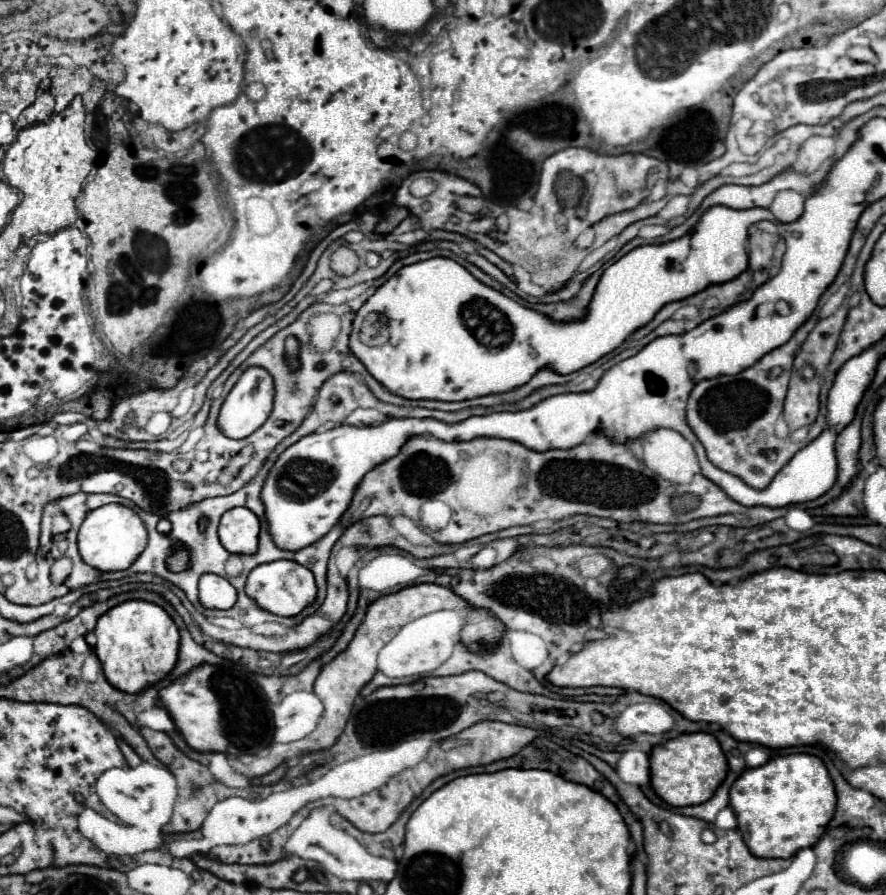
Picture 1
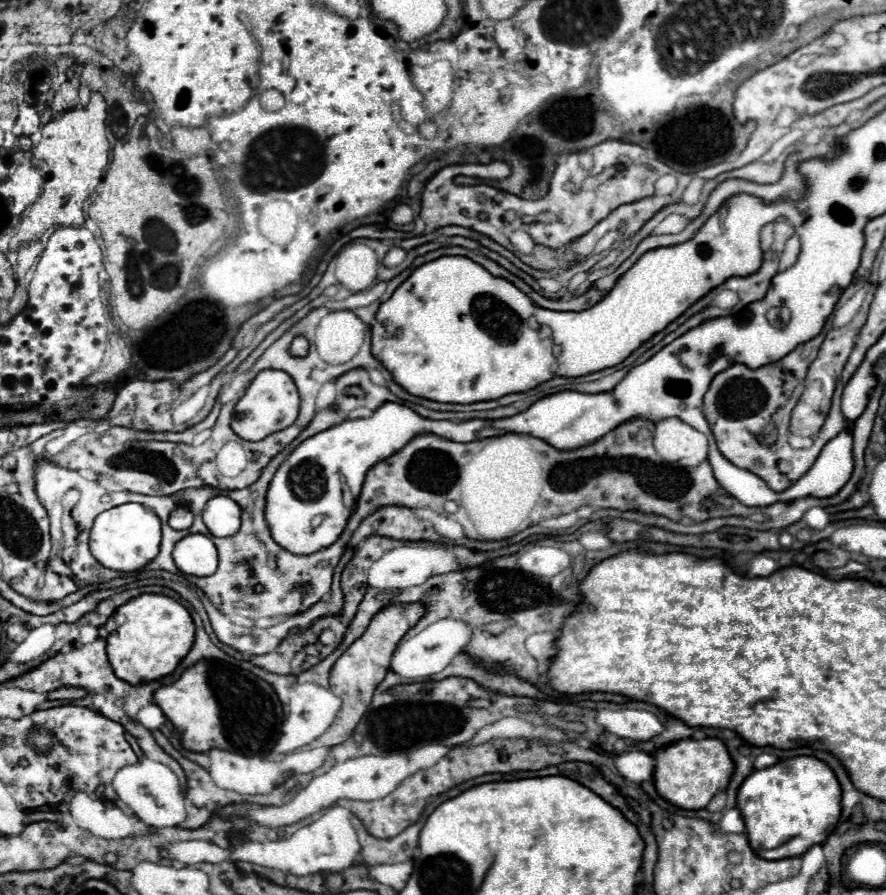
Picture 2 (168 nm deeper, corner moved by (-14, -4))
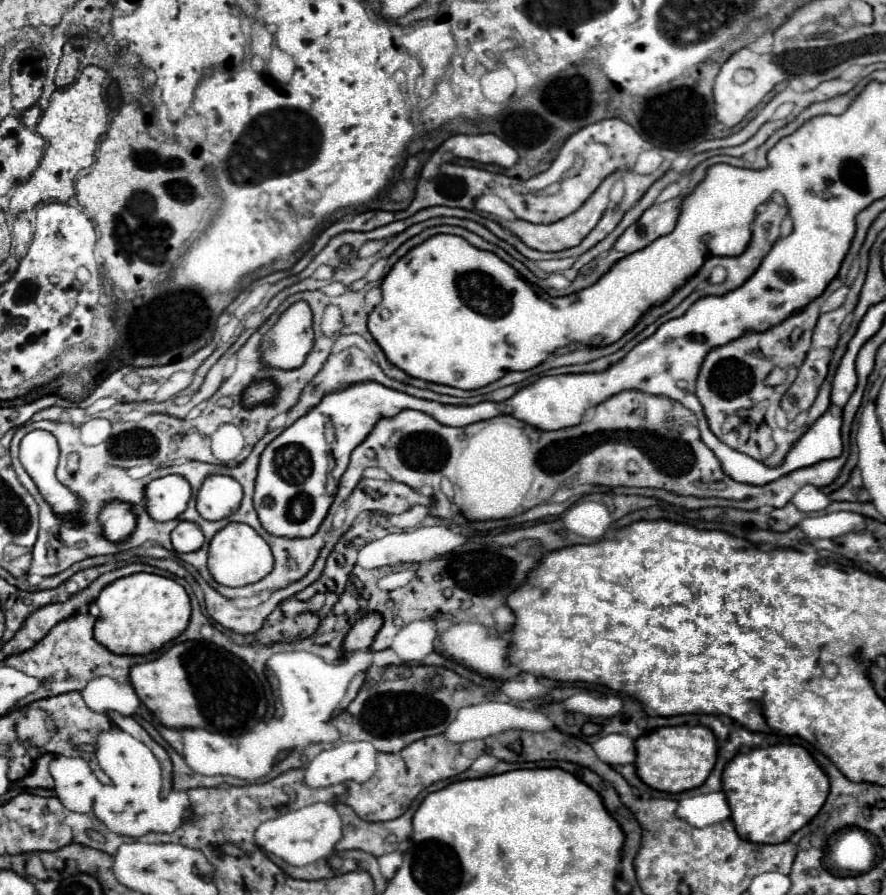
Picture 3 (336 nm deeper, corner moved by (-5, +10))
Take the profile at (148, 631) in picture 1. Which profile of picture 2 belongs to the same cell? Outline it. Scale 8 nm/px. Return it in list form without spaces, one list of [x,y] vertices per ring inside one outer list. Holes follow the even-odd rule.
[[[144,593],[120,605],[106,621],[106,653],[114,673],[132,683],[146,683],[170,675],[176,665],[186,657],[194,643],[194,621],[190,611],[176,599],[166,595]]]

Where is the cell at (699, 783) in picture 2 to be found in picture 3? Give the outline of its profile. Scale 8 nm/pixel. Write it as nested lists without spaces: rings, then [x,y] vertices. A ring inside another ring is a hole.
[[[703,725],[687,727],[659,727],[647,735],[641,735],[635,741],[637,747],[637,775],[647,783],[649,787],[657,791],[665,791],[671,795],[701,787],[709,773],[715,767],[717,761],[717,741],[711,729]]]

